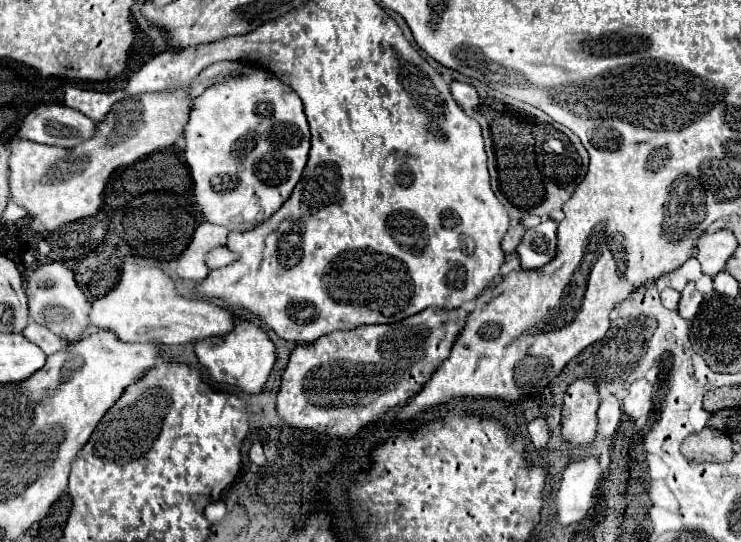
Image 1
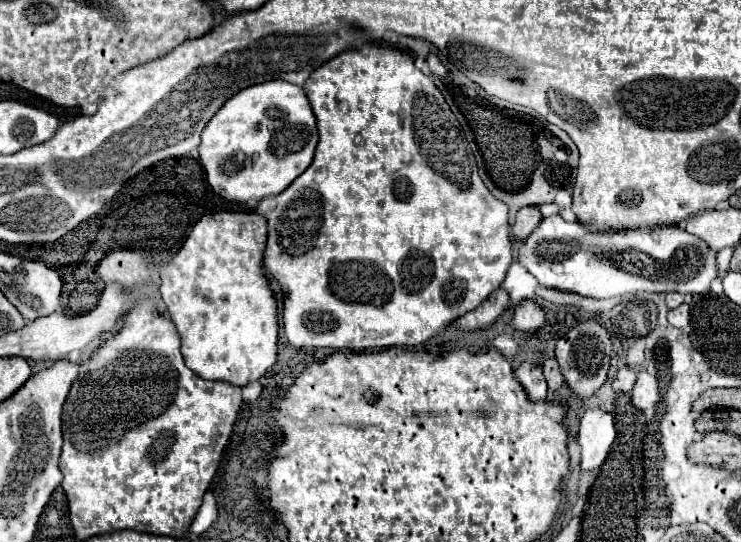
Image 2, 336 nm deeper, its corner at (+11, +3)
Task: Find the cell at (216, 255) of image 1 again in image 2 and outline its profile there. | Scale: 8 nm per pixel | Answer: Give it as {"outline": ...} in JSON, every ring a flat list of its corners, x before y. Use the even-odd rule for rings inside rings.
{"outline":[[222,210,205,214,191,230,181,250,161,268,161,296,169,316,181,336,185,364,205,380,225,380,245,386,259,380,277,358,277,300,263,274,263,252,267,242,267,222,251,212]]}

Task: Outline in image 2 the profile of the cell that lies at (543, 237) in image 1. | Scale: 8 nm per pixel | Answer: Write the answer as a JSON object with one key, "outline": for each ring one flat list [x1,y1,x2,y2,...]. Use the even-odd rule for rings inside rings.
{"outline":[[559,214,543,218,541,224,537,226,537,230,523,242,521,250,519,250,519,260,521,264,537,278,537,282,545,288,551,290,559,290,559,292,571,292,571,294,579,294,579,296,589,296,589,298,613,298,613,296,621,296,621,294,629,294,629,292,681,292,681,294,707,294,711,288,711,282,717,278,717,262,715,262,717,254,713,250,709,250,709,246,705,246,705,242,701,242,701,238,689,234,687,230,679,228,679,226,655,226,651,230,647,228,635,228,635,230,625,230,625,232,593,232,589,230,585,224,581,222,567,222,563,220]]}

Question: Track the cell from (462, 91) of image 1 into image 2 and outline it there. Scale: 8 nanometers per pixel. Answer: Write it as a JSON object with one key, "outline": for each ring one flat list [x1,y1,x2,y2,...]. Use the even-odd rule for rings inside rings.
{"outline":[[429,54,429,56,427,56,427,64,429,64,429,70,431,70,435,76,439,76,439,78,445,78,445,76,447,76,445,66,441,64,441,60,439,60,435,54]]}

